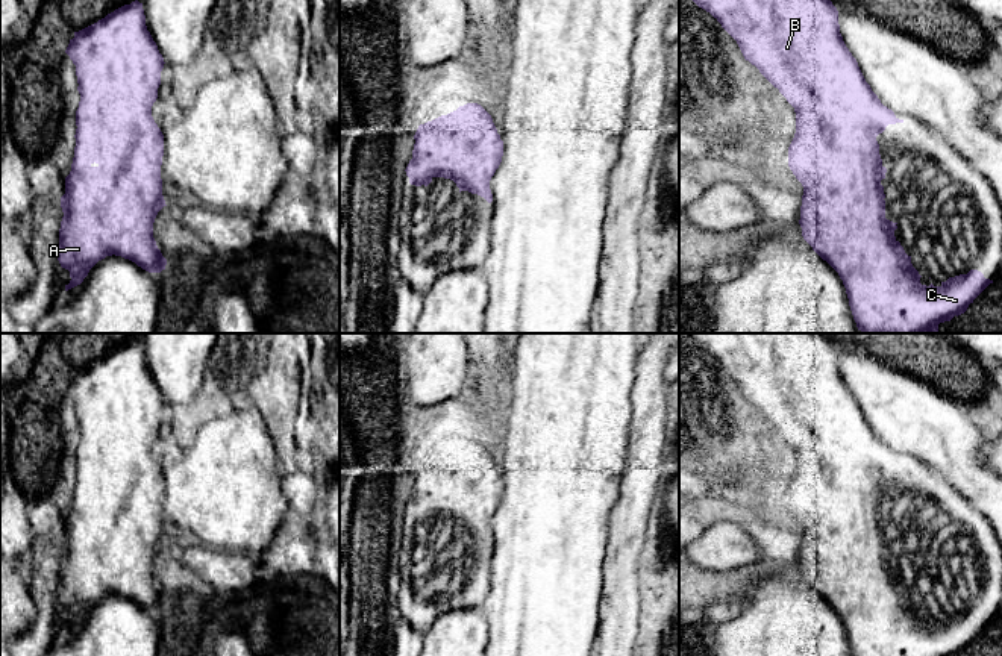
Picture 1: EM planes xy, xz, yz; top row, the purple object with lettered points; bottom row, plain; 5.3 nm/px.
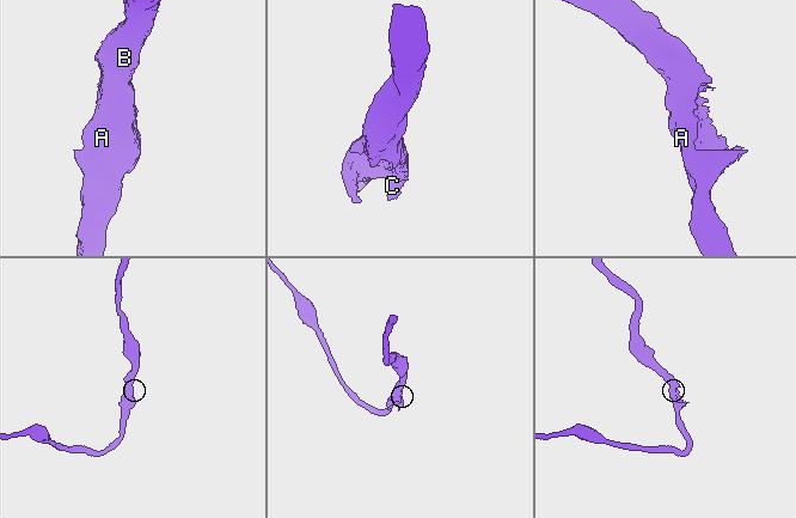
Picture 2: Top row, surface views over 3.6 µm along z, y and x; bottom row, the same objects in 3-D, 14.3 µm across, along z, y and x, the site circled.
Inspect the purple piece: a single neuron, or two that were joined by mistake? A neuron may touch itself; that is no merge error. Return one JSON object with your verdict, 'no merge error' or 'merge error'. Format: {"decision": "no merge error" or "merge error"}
{"decision": "no merge error"}

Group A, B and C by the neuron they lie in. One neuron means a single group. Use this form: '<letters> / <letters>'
A B C

